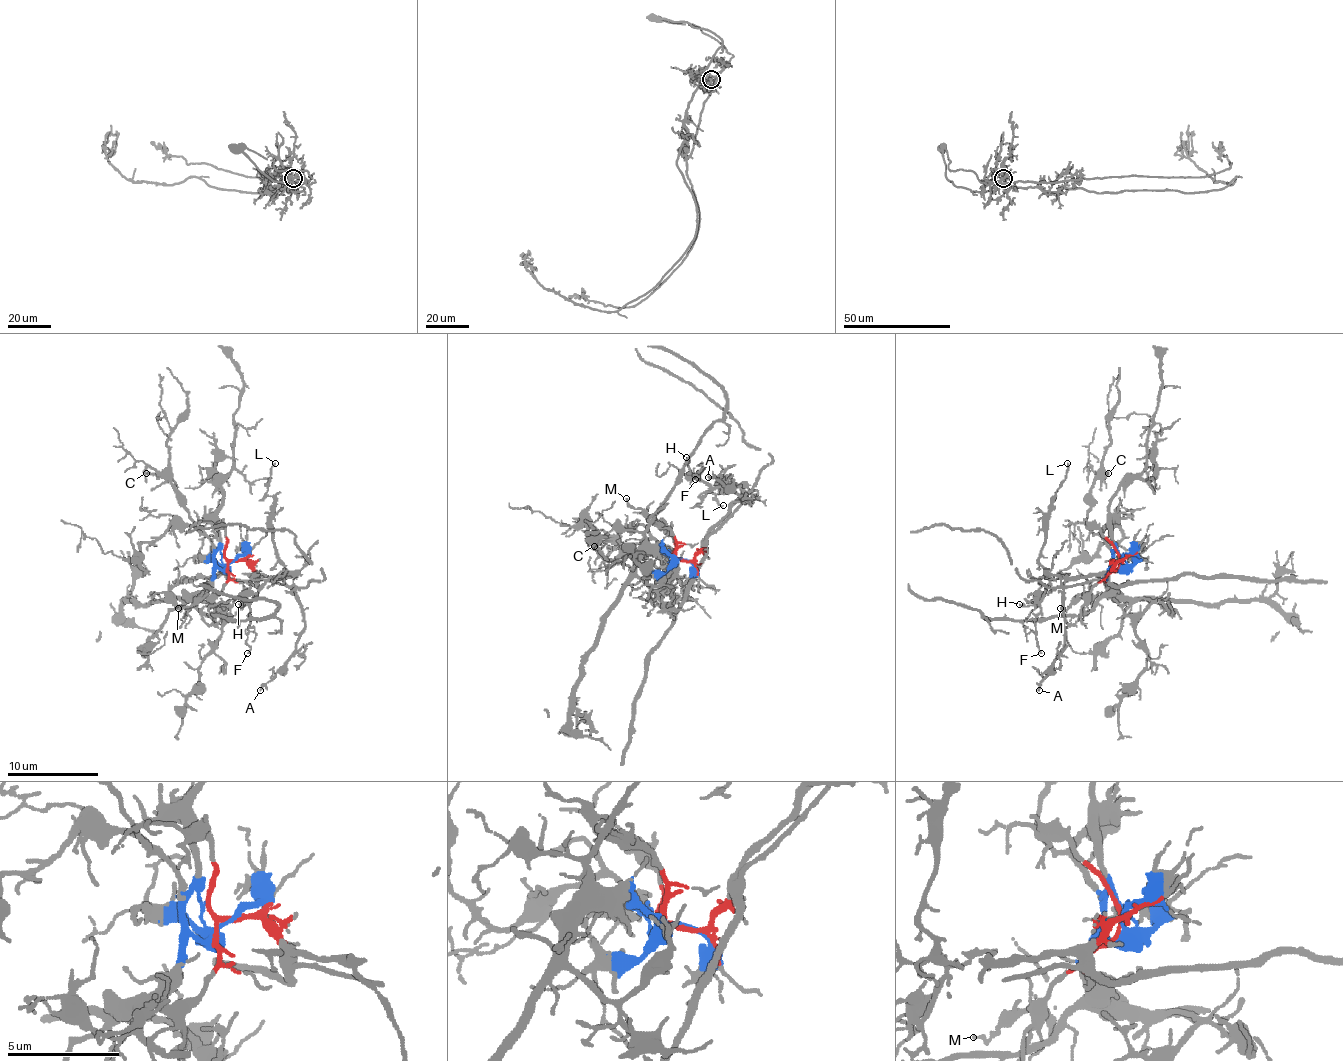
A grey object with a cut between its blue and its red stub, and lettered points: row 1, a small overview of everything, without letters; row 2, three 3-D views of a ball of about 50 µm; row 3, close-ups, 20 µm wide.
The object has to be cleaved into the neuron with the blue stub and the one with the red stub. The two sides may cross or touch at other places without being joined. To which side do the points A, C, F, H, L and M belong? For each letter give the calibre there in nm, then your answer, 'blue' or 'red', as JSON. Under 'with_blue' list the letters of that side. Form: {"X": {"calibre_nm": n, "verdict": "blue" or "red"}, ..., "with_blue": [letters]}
{"A": {"calibre_nm": 190, "verdict": "red"}, "C": {"calibre_nm": 190, "verdict": "blue"}, "F": {"calibre_nm": 110, "verdict": "red"}, "H": {"calibre_nm": 150, "verdict": "red"}, "L": {"calibre_nm": 130, "verdict": "red"}, "M": {"calibre_nm": 150, "verdict": "red"}, "with_blue": ["C"]}

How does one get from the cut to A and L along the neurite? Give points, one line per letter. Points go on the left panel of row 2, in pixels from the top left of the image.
A: (230, 561), (246, 561), (259, 579), (287, 584), (296, 591), (305, 623), (296, 652), (259, 691)
L: (230, 561), (246, 561), (257, 573), (293, 575), (273, 541), (273, 500), (266, 491), (275, 463)

